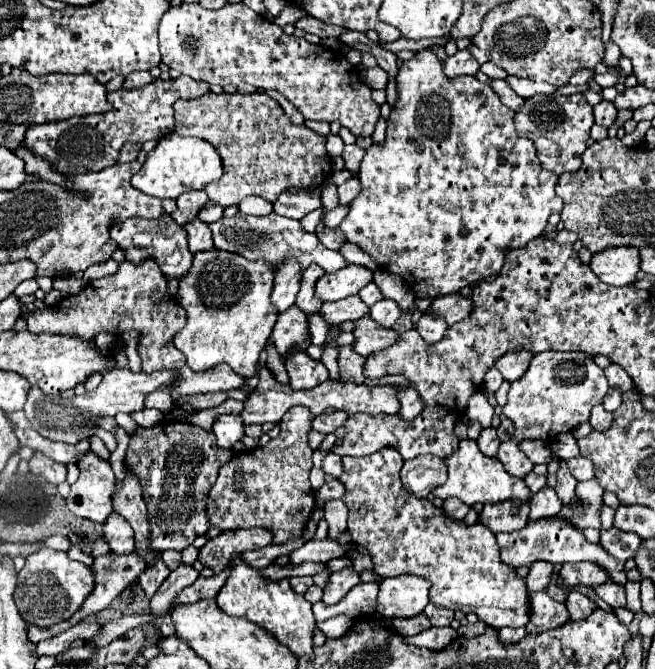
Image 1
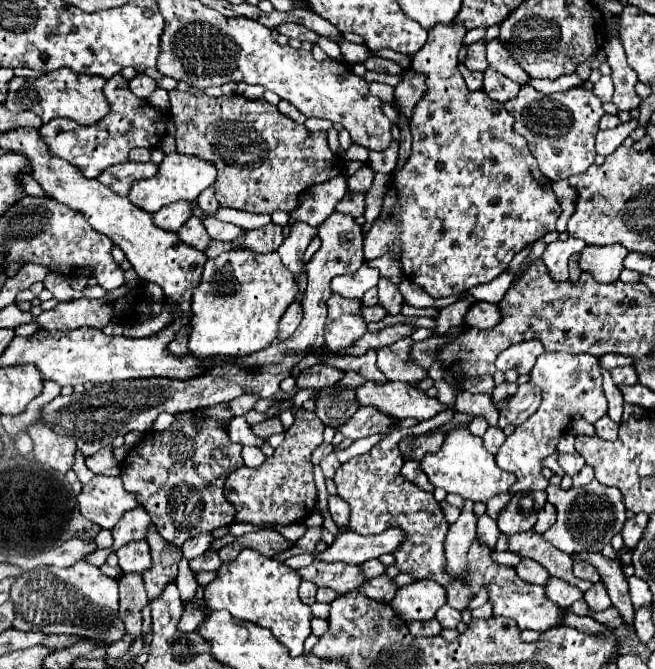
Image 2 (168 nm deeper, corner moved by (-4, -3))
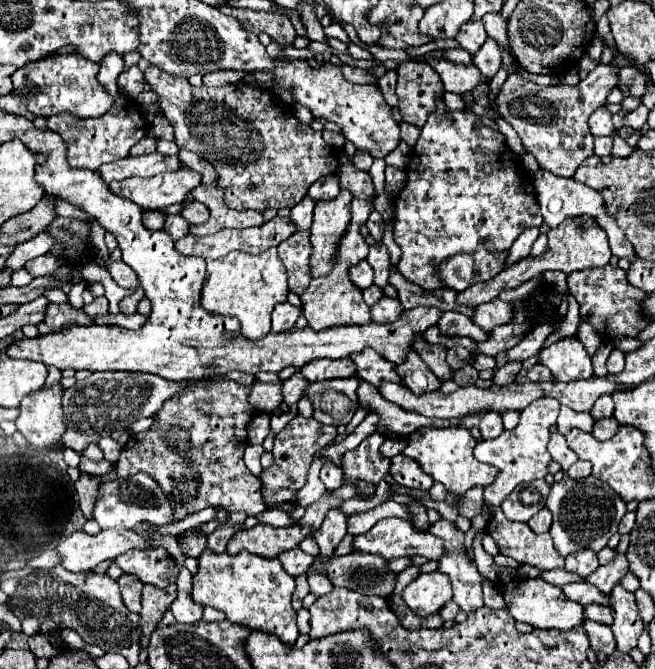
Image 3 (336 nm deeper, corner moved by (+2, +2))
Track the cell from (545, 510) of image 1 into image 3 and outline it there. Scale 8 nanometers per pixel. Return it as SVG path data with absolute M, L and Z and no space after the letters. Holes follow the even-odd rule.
M542 508L538 514L534 514L534 516L528 520L528 526L530 526L536 534L548 532L548 530L550 530L550 524L552 524L552 514L550 514L548 508Z

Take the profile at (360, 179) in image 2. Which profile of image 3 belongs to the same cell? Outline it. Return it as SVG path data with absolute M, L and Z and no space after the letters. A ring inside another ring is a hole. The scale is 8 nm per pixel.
M356 150L356 154L354 154L354 166L358 168L358 170L370 170L370 166L372 166L372 156L368 154L368 152L364 152L364 150Z

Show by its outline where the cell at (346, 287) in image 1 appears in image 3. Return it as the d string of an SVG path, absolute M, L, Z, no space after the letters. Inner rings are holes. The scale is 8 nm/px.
M362 260L362 262L358 262L356 266L352 266L350 268L350 280L358 286L358 288L368 288L368 286L372 286L374 284L374 272L372 272L372 268L370 268L370 264L366 262L366 260Z

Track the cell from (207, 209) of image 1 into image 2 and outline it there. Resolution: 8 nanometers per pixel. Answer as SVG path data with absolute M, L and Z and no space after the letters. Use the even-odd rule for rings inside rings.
M214 187L206 189L200 197L198 197L198 207L204 211L204 217L214 217L216 211L218 211L218 201L214 197Z

